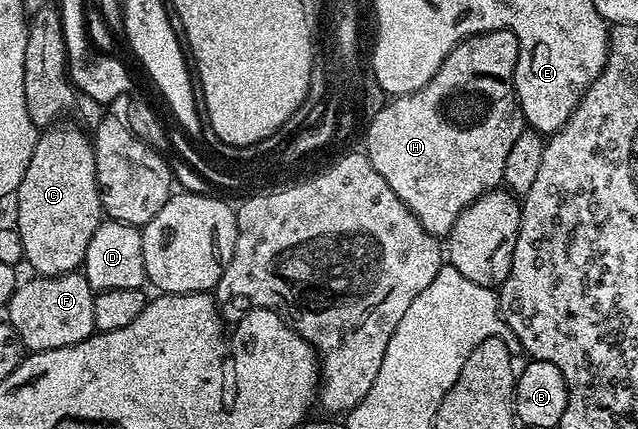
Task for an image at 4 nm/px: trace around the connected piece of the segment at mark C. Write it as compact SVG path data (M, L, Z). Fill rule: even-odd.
M55 124L39 133L36 148L32 148L32 160L24 168L24 180L20 180L16 191L18 198L18 222L16 229L22 245L25 265L30 265L35 275L51 278L61 274L73 274L85 263L88 243L96 228L104 221L104 211L98 181L96 180L96 156L89 133L74 126Z

